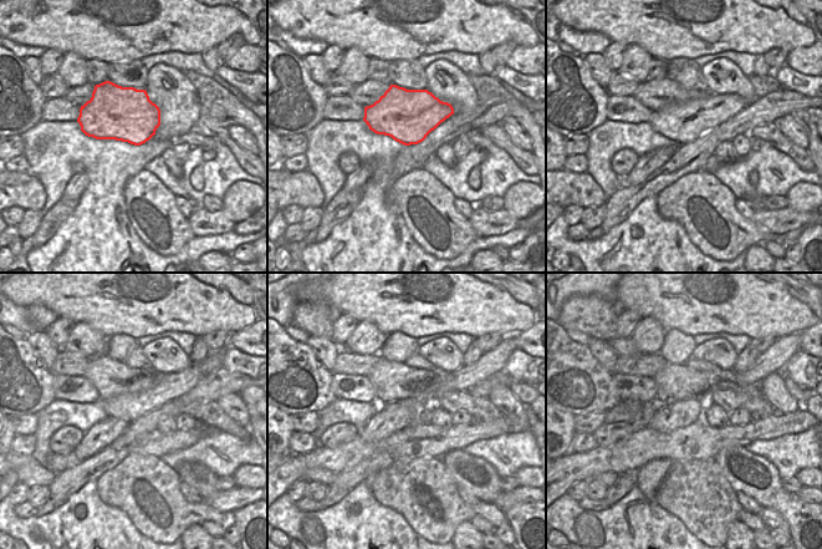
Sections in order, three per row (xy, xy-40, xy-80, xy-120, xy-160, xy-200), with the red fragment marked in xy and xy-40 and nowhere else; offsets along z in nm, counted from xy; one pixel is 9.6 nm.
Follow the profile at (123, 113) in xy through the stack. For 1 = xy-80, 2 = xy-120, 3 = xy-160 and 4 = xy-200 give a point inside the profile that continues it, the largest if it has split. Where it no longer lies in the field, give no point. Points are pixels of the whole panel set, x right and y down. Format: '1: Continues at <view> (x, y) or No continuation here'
1: Continues at xy-80 (682, 122)
2: Continues at xy-120 (143, 395)
3: Continues at xy-160 (493, 361)
4: Continues at xy-200 (771, 361).

